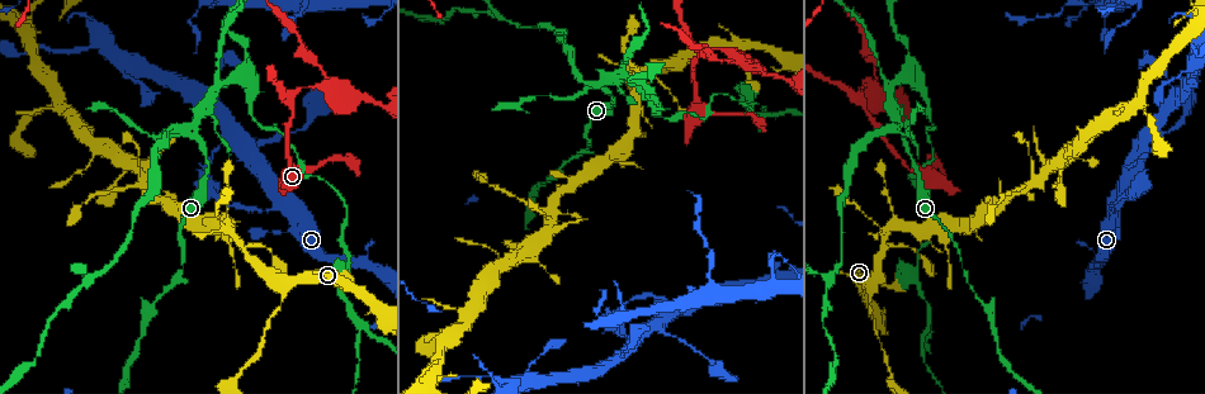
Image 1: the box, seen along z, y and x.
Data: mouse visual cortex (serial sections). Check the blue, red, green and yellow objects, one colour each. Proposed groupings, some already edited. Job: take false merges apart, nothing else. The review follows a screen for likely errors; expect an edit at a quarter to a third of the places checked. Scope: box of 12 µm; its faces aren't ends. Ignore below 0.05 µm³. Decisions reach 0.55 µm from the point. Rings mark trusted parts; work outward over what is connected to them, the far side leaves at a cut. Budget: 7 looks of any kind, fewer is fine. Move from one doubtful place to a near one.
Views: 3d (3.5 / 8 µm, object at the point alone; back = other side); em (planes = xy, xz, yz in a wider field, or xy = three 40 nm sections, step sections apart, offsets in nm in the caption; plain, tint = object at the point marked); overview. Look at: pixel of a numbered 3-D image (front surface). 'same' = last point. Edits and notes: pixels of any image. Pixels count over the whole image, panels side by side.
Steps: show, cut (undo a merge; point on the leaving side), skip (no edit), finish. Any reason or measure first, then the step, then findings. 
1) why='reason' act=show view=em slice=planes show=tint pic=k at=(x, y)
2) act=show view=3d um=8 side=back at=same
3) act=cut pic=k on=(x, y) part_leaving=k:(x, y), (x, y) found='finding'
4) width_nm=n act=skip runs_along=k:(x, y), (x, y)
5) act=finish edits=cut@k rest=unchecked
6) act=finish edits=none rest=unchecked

why='a fork' act=show view=3d um=3.5 pic=1 at=(608, 93)

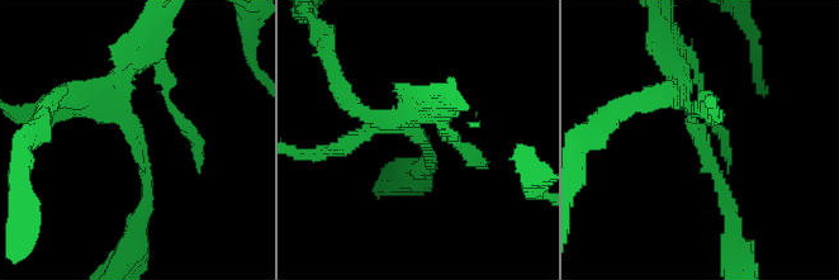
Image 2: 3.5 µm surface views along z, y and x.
arms=3 arm_widths_nm=200,200,200 act=show view=em slice=xy step=2 show=tint pic=2 at=(136, 125)

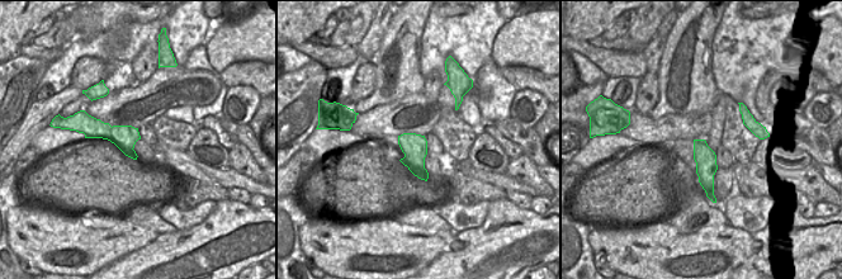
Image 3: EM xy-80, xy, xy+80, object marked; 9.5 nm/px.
act=cut pic=2 on=(171, 82) found='two cells meet here'

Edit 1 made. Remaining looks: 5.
why='three arms meet' act=show view=3d um=3.5 pic=1 at=(289, 96)

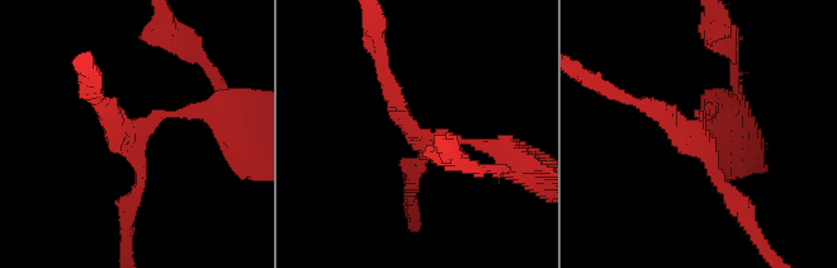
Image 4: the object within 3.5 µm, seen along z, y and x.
arms=3 arm_widths_nm=100,200,200 act=show view=em slice=planes show=tint pic=4 at=(129, 139)

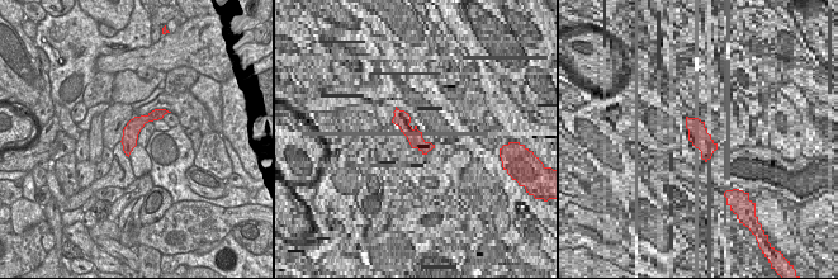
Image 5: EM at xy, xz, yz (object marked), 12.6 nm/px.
act=cut pic=4 on=(206, 116) found='two cells meet here'

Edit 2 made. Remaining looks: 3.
act=show view=3d um=3.5 pic=1 at=(691, 54)

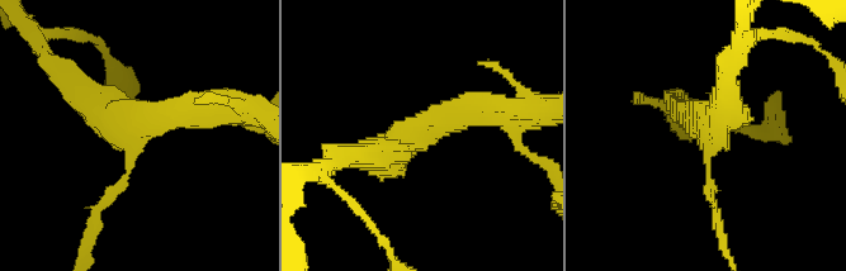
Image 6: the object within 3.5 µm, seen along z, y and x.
arms=3 arm_widths_nm=100,300,400 act=show view=em slice=xy step=1 show=tint pic=6 at=(416, 135)

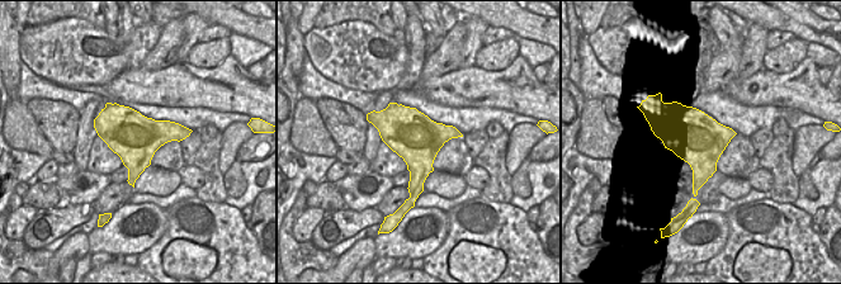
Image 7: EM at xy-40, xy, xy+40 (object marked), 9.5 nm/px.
act=show view=em slice=xy step=2 show=tint at=same

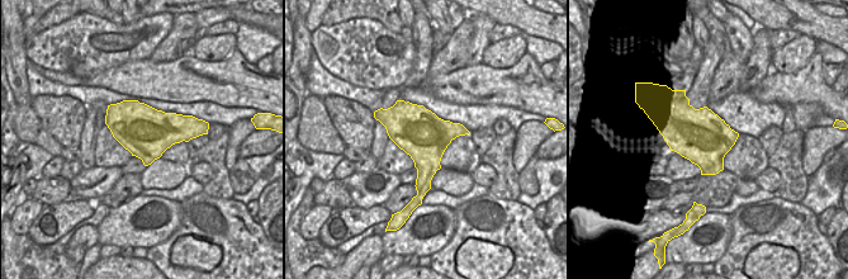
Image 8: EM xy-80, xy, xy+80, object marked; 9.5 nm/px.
act=skip runs_along=6:(495, 112), (350, 153) found='one cell here'

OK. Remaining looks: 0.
act=finish edits=cut@2,cut@4 rest=unchecked

